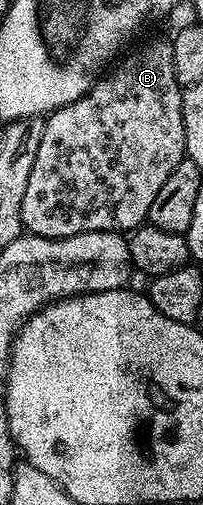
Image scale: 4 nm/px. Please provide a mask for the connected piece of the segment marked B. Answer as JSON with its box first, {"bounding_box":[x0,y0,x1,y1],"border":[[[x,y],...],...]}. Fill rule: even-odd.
{"bounding_box":[21,37,185,239],"border":[[[167,37],[151,39],[148,43],[141,44],[136,51],[130,51],[128,50],[106,74],[96,79],[93,86],[80,99],[64,107],[58,107],[46,116],[45,134],[41,137],[41,146],[37,148],[37,158],[34,159],[33,169],[29,172],[29,186],[26,187],[25,197],[21,201],[21,221],[30,234],[50,239],[64,239],[73,237],[77,233],[93,233],[94,231],[130,233],[136,227],[142,227],[148,222],[149,205],[153,205],[153,200],[157,197],[157,192],[161,190],[161,185],[165,185],[169,173],[173,173],[175,166],[185,157],[185,121],[181,117],[183,88],[180,87],[173,73],[171,39]]]}

